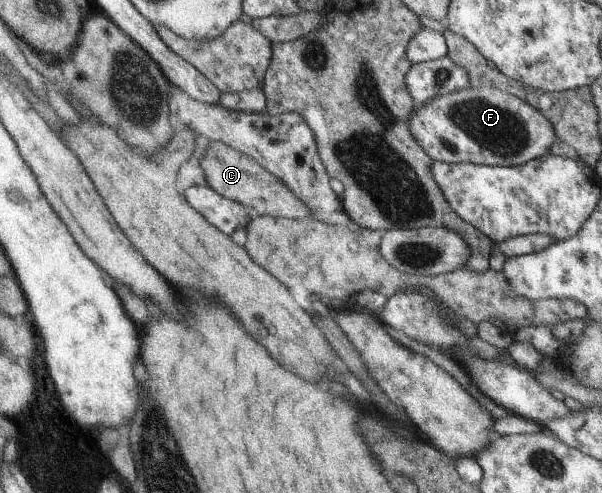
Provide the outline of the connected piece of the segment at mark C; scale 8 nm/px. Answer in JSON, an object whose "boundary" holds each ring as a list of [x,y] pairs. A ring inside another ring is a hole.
{"boundary":[[[221,141],[210,142],[200,158],[208,186],[221,196],[249,206],[258,216],[271,215],[286,219],[311,219],[313,212],[308,206],[270,170],[250,156]]]}

